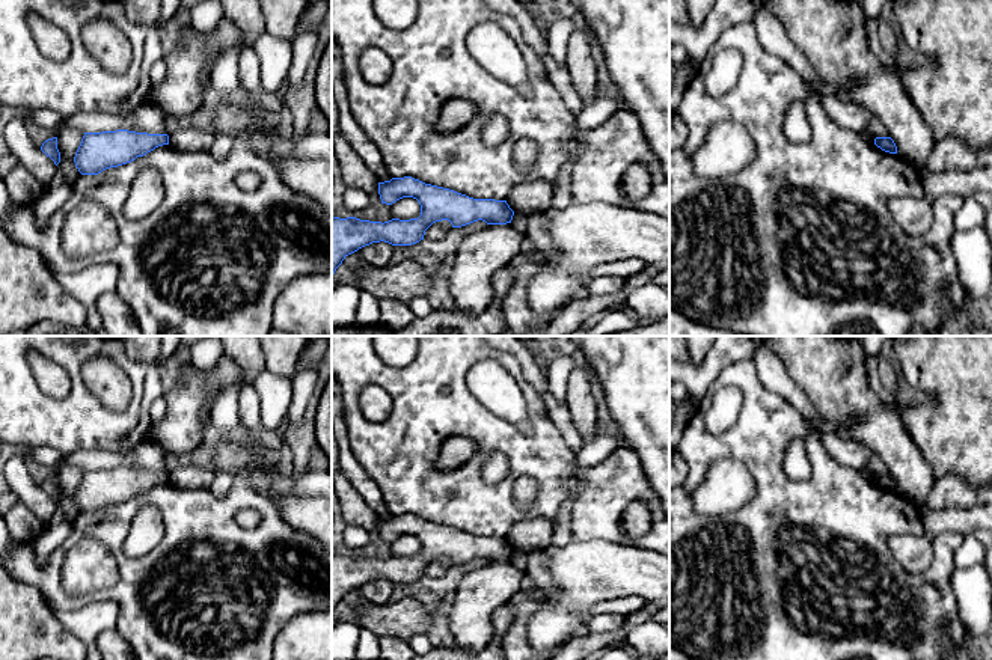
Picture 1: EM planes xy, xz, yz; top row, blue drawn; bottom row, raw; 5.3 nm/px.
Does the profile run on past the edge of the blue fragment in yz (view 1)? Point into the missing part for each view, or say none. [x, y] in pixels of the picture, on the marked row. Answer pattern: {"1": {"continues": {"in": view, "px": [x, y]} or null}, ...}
{"1": {"continues": null}}

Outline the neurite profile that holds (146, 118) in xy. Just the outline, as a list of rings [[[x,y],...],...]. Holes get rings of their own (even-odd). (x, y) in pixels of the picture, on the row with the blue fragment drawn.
[[[143,102],[127,116],[113,113],[77,113],[65,118],[56,133],[59,134],[66,130],[81,133],[128,130],[148,134],[166,134],[166,119],[167,115],[161,108]]]

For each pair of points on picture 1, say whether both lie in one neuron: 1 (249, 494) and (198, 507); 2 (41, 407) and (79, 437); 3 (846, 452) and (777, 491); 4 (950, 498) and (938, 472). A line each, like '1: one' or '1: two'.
1: one
2: one
3: two
4: two

